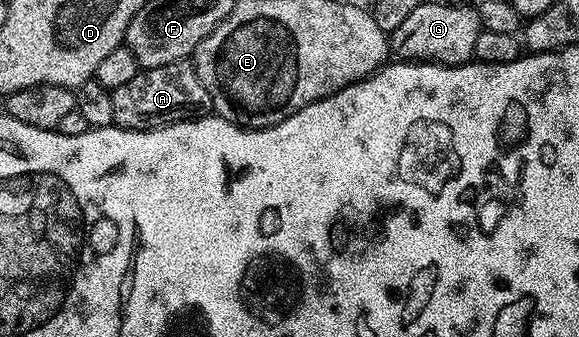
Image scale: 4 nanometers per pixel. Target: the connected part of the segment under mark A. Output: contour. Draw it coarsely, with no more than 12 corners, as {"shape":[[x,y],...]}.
{"shape":[[191,59],[111,89],[113,125],[201,120],[212,99]]}

